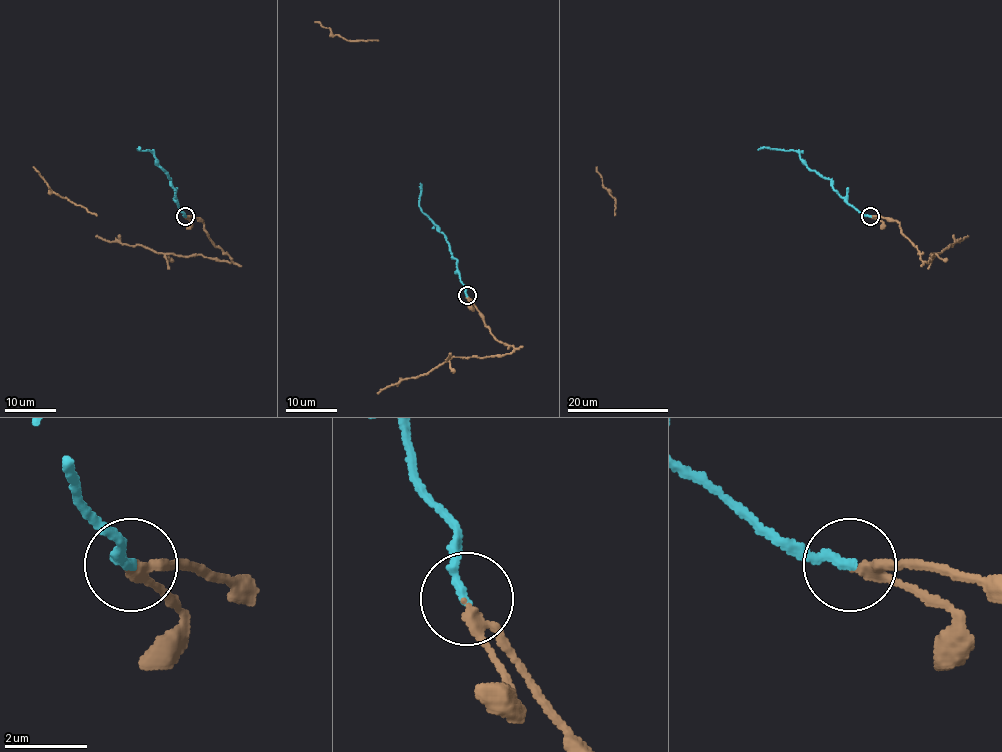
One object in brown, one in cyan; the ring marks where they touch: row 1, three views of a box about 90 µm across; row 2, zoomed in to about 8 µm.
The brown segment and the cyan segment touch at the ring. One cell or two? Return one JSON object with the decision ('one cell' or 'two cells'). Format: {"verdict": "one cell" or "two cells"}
{"verdict": "one cell"}

